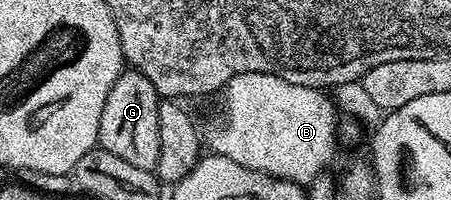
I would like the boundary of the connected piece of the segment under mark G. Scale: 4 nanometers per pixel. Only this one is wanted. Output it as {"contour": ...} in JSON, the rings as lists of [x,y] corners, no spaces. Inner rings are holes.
{"contour":[[[133,68],[123,69],[112,92],[108,92],[104,112],[100,114],[98,146],[112,152],[112,156],[120,156],[120,160],[128,160],[128,164],[136,164],[136,168],[157,171],[160,160],[159,101],[160,95],[152,88],[148,76]]]}

